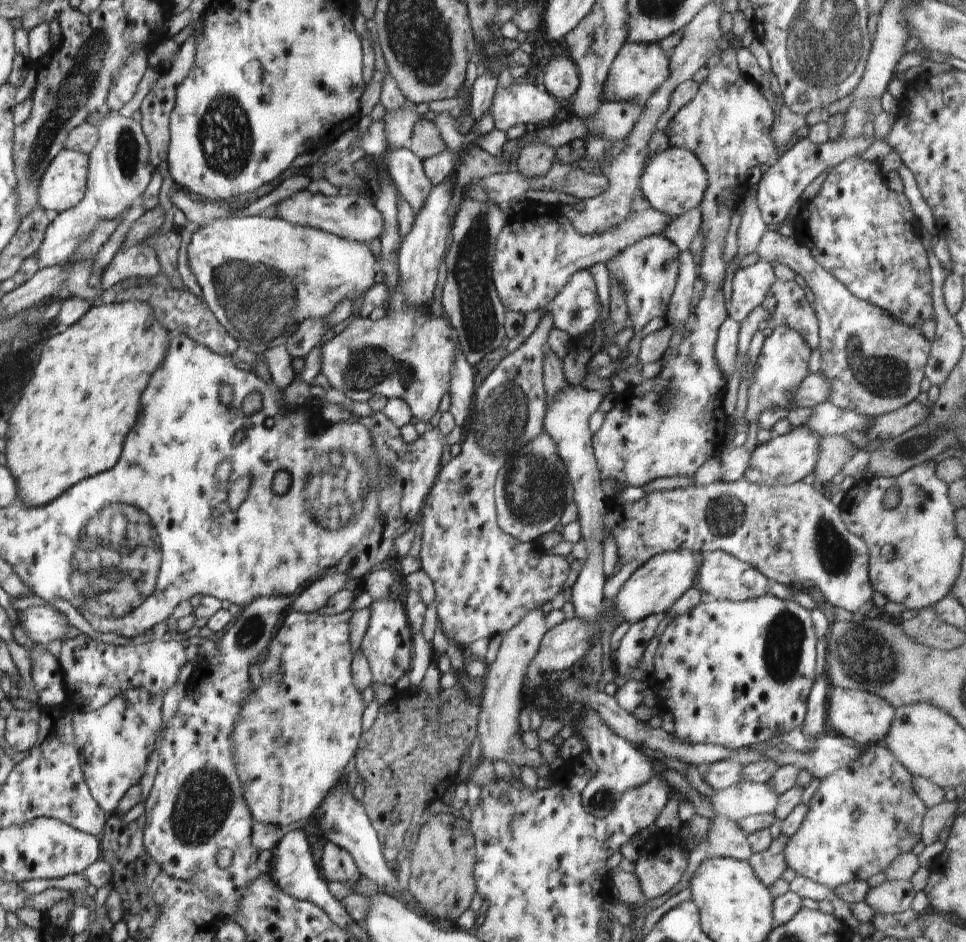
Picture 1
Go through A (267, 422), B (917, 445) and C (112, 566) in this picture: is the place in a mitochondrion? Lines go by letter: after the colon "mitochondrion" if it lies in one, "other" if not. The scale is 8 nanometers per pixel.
A: other
B: mitochondrion
C: mitochondrion

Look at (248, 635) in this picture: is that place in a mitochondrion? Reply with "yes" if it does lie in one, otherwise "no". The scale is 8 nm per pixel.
yes

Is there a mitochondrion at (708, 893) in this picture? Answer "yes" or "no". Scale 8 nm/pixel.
no

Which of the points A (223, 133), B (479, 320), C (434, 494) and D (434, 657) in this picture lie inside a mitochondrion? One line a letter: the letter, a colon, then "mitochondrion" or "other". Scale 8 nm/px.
A: mitochondrion
B: mitochondrion
C: other
D: other

